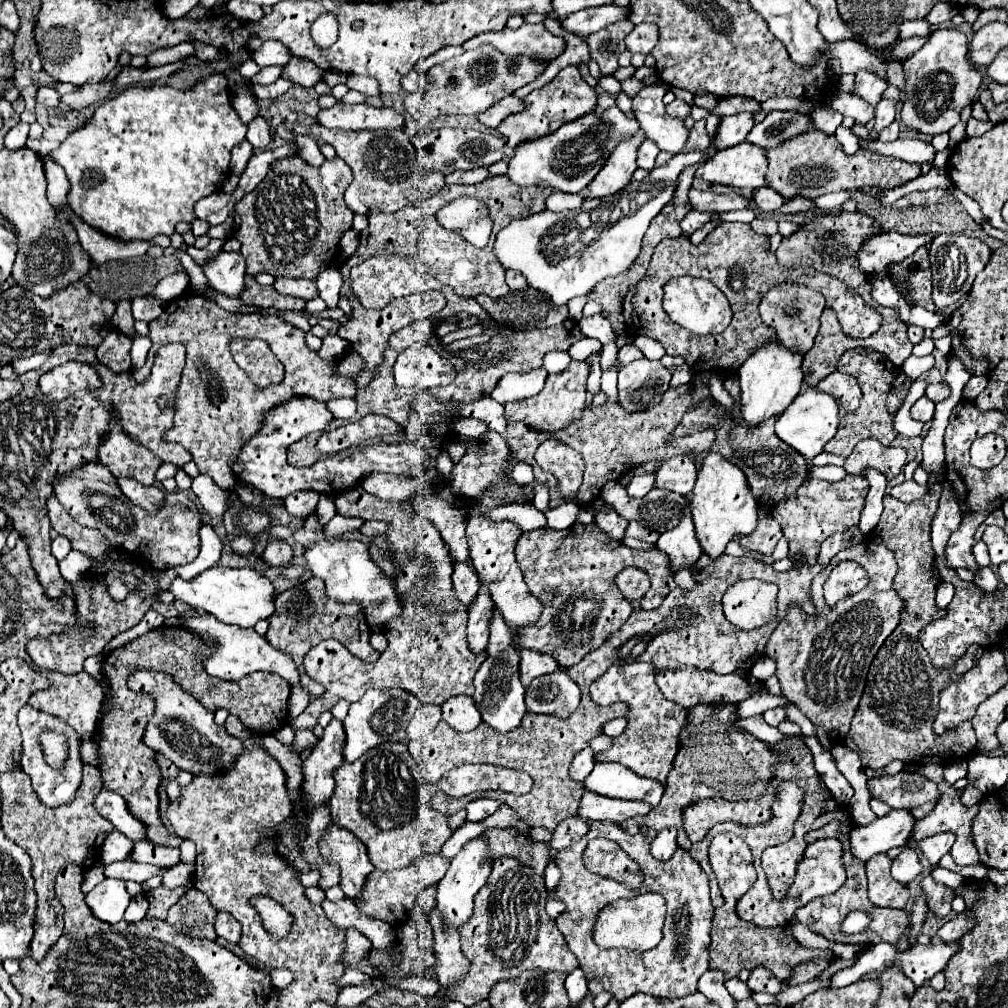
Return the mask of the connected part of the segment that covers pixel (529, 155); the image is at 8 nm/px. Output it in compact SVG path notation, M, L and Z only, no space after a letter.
M610 107L604 113L582 115L580 119L564 123L554 133L532 141L530 147L528 147L528 143L522 143L518 147L518 151L514 151L514 157L508 163L508 177L510 177L510 181L514 181L516 185L522 185L522 187L528 187L528 185L550 185L552 189L562 191L562 193L580 193L596 177L598 169L602 169L602 165L606 163L610 153L616 149L616 145L624 137L632 137L636 133L638 133L638 121L632 119L632 117L626 117L618 107Z

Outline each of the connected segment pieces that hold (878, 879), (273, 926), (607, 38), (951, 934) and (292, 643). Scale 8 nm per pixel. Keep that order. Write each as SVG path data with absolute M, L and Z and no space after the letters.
M878 853L866 861L868 897L876 907L904 909L910 899L910 887L890 875L890 863L892 859L886 853Z
M254 895L250 897L250 901L254 907L258 907L258 913L262 915L262 923L272 937L284 939L292 931L294 917L278 901L266 895Z
M624 19L586 37L586 43L590 47L590 59L600 65L602 75L614 75L614 71L620 67L618 55L626 49L624 37L632 31L632 27L634 23L630 19Z
M962 913L962 915L958 915L956 919L952 919L952 921L944 923L944 925L938 929L936 937L938 937L942 943L958 941L958 939L962 937L962 933L966 933L972 925L974 925L974 921Z
M312 577L284 593L280 593L274 599L276 611L274 617L270 617L270 627L266 633L266 639L272 647L288 653L298 671L300 671L300 683L308 693L310 699L322 697L324 688L318 683L314 683L302 669L302 657L316 647L320 641L324 639L338 639L352 655L360 657L362 661L378 661L380 653L370 645L370 627L366 625L366 621L362 621L362 611L358 609L358 605L338 605L338 601L330 601L324 593L324 585L322 579Z

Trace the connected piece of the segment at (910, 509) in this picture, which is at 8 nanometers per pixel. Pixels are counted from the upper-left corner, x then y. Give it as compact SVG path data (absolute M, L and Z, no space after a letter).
M930 477L928 485L934 485L934 493L930 493L930 497L922 497L922 501L904 503L894 499L892 495L886 495L880 523L872 531L872 541L886 545L896 557L898 573L894 577L894 591L900 595L904 607L898 627L884 641L870 665L864 695L852 719L850 731L844 739L846 747L854 749L860 755L862 767L880 769L894 759L900 759L904 763L924 763L926 759L932 761L938 757L940 761L968 759L976 745L976 739L970 737L968 721L958 725L954 731L948 731L946 735L936 735L932 731L932 723L938 713L940 691L952 681L958 681L962 673L966 673L976 663L978 653L984 655L986 649L982 649L982 645L972 645L966 655L974 657L962 657L954 665L954 669L934 669L930 665L928 653L918 641L918 633L928 621L946 617L946 609L936 607L934 601L936 587L942 579L938 573L932 571L934 551L930 545L930 523L934 519L938 497L942 491L940 481L942 479L938 477Z

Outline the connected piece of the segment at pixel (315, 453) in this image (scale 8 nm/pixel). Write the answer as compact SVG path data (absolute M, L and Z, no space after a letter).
M312 433L312 435L304 437L302 441L290 445L290 449L288 449L288 461L292 465L296 465L296 467L308 467L308 465L328 457L322 451L318 451L318 447L316 447L318 437L320 437L320 433Z

